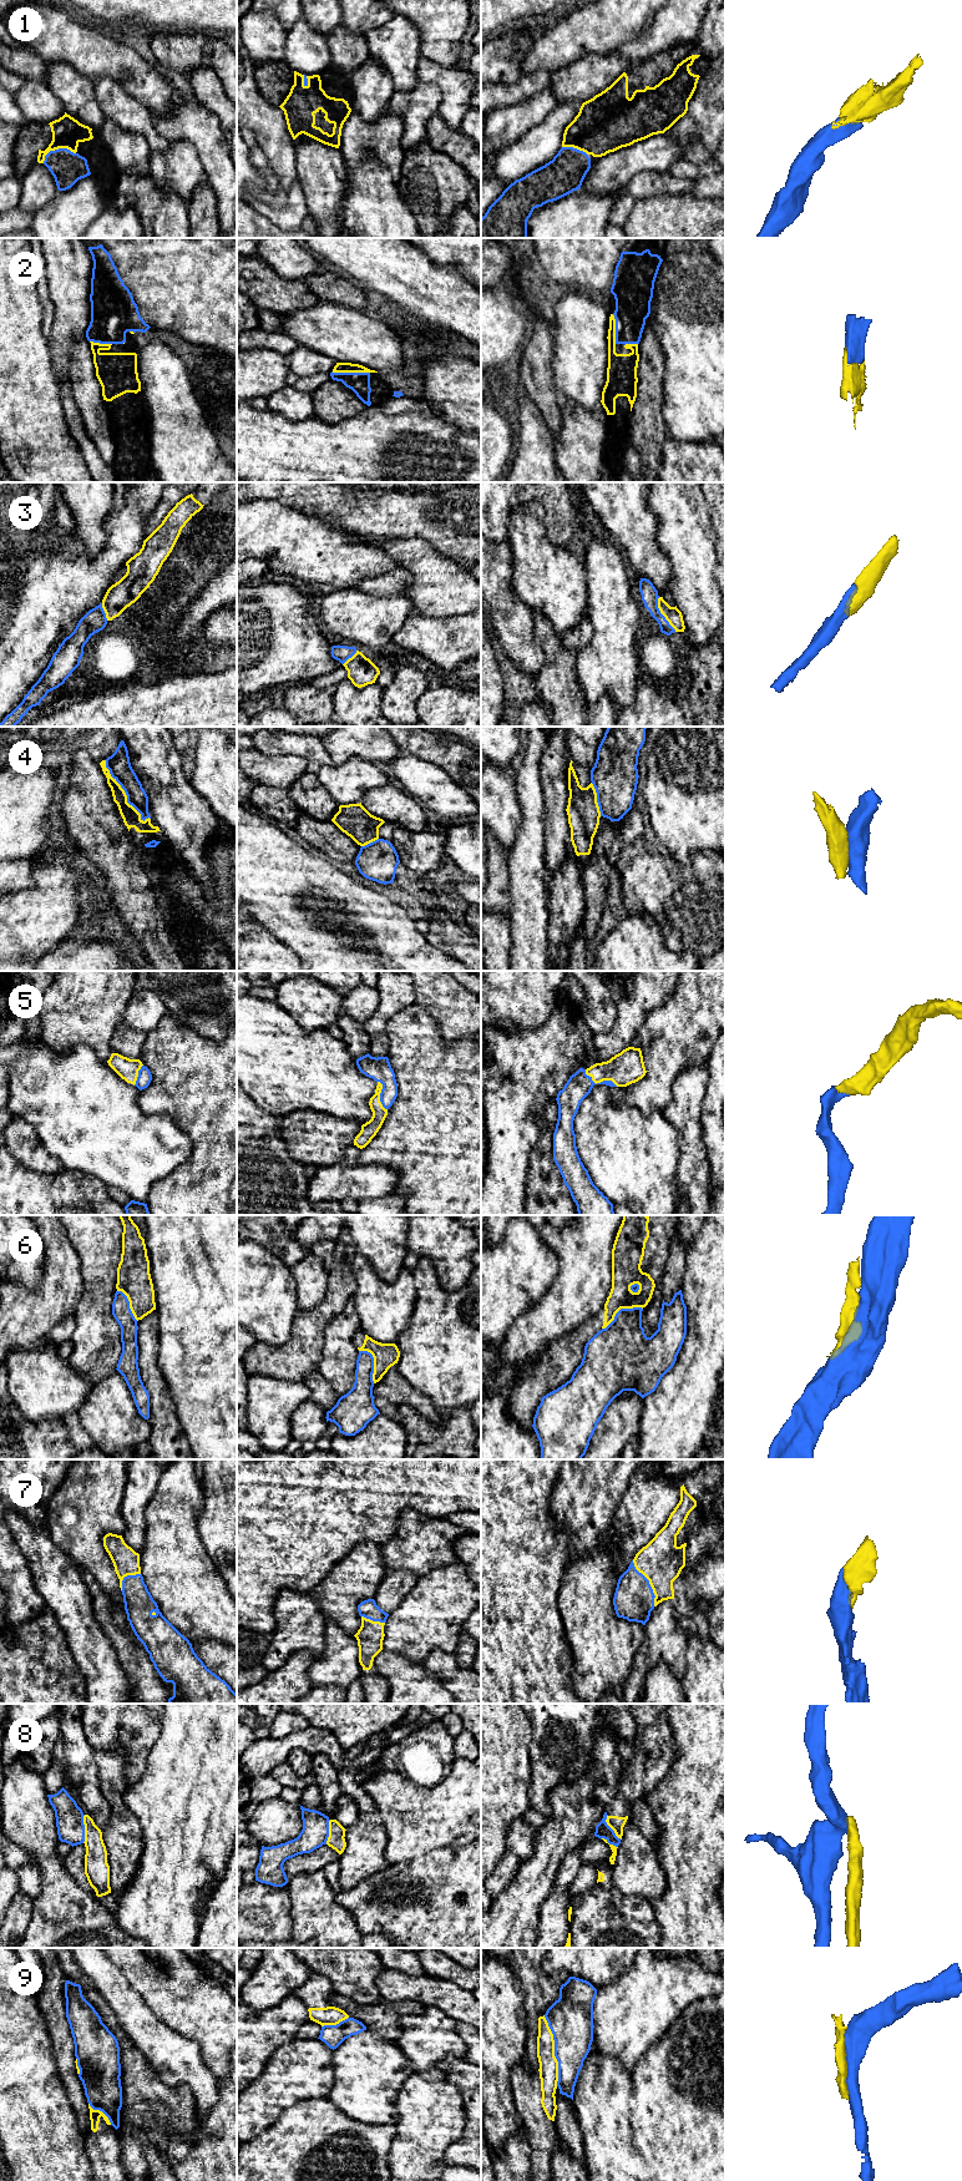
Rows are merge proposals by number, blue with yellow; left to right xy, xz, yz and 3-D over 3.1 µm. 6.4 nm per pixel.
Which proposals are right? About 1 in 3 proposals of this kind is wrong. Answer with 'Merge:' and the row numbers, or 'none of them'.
Merge: 1, 2, 3, 5, 7

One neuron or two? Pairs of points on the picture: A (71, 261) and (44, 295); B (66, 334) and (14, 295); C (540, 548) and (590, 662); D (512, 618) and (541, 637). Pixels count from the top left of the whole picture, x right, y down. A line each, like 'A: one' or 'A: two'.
A: two
B: two
C: two
D: two

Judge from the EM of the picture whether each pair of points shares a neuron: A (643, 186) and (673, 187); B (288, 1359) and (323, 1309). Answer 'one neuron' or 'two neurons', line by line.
A: one neuron
B: one neuron

